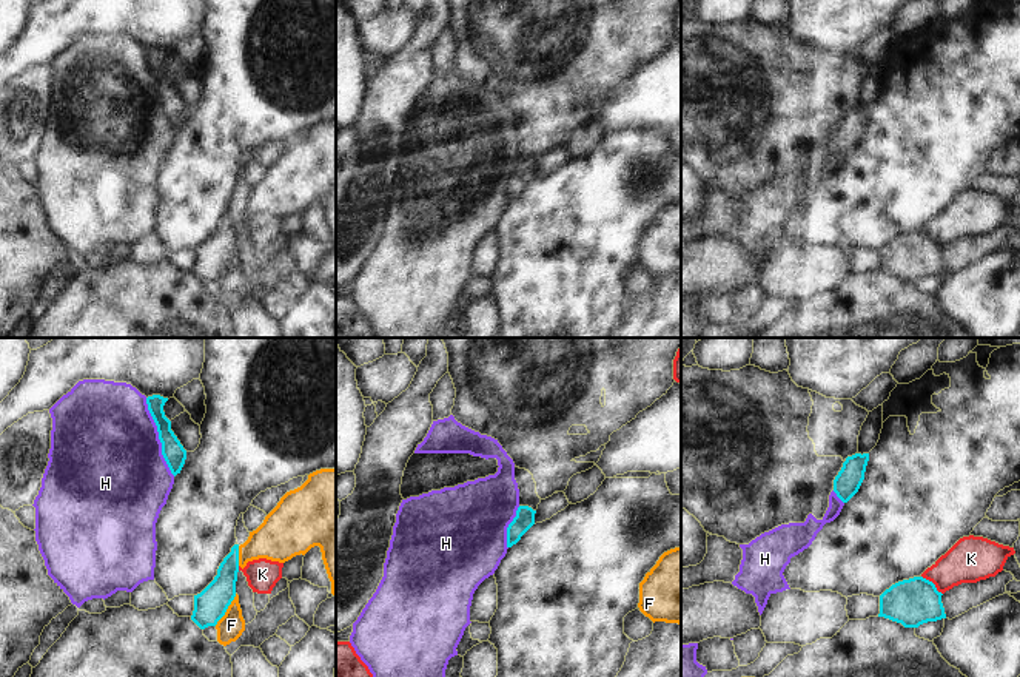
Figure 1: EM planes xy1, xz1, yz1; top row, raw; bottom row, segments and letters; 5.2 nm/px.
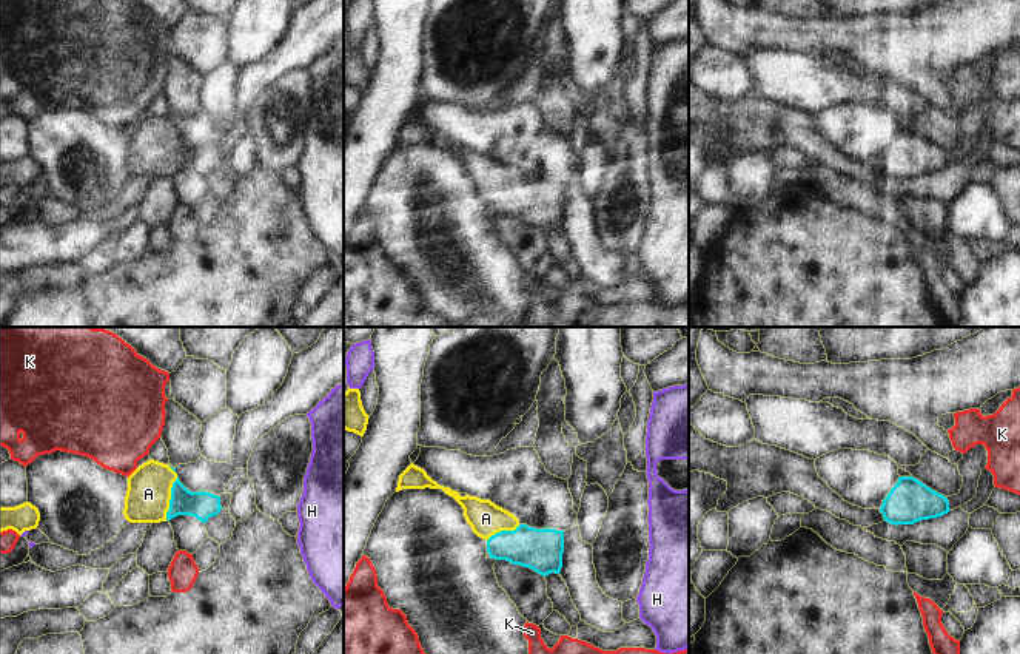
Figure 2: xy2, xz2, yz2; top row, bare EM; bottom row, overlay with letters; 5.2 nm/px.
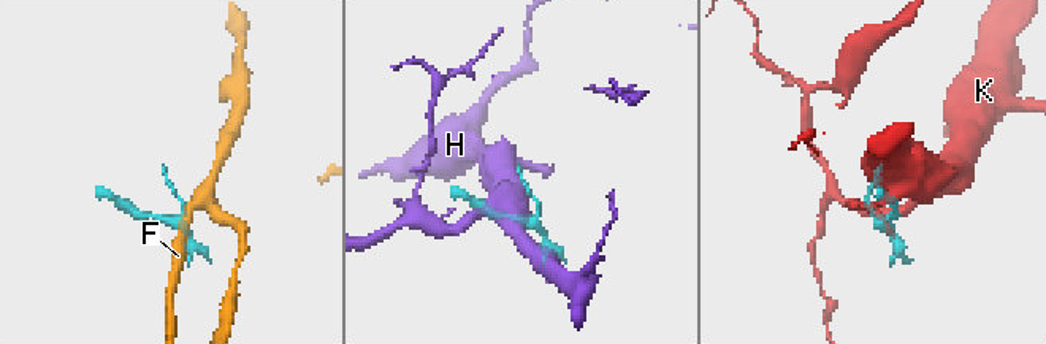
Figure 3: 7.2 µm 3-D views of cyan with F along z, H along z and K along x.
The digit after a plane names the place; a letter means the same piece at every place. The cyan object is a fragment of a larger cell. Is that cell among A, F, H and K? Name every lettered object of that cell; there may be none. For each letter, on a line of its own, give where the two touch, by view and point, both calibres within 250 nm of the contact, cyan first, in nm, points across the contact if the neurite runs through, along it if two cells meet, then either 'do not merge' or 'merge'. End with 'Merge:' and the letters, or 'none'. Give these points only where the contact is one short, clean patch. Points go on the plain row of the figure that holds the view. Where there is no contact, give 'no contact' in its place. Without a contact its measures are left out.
A: meets cyan in xy2 at (171, 153); 140 nm thick on the cyan side, 220 nm on the other; runs through xy2 (202, 159), (171, 153), (148, 148); merge
F: meets cyan in xy1 at (227, 262); 170 nm thick on the cyan side, 140 nm on the other; do not merge
H: meets cyan in xy1 at (159, 91); 120 nm thick on the cyan side, 500 nm on the other; do not merge
K: meets cyan in yz1 at (932, 238); 240 nm thick on the cyan side, 240 nm on the other; do not merge
Merge: A

